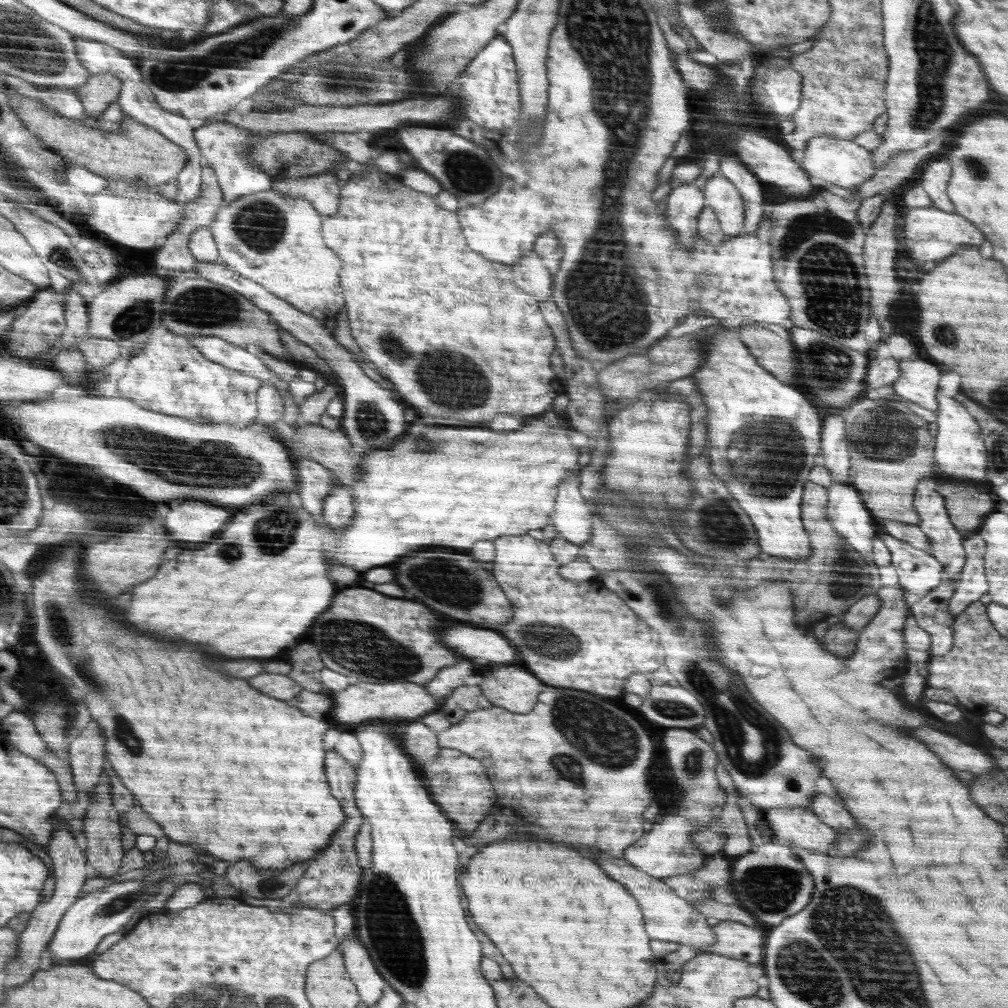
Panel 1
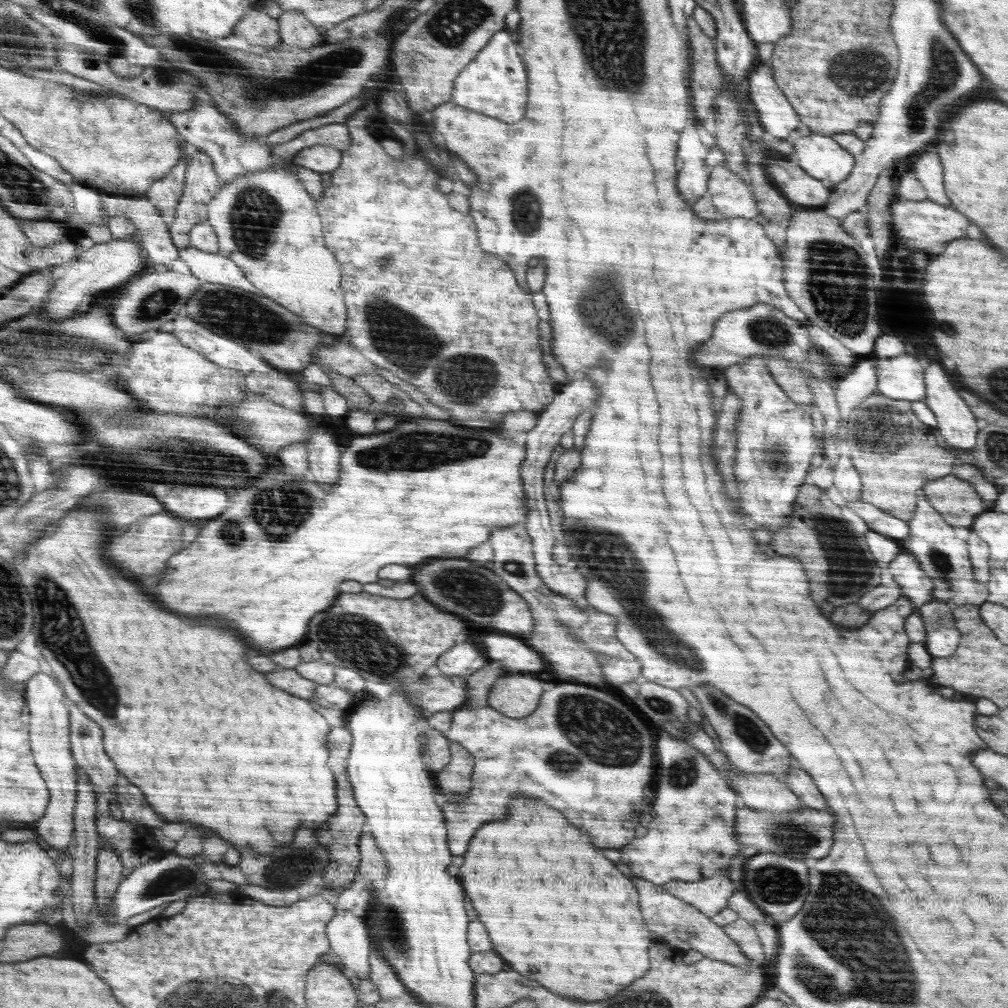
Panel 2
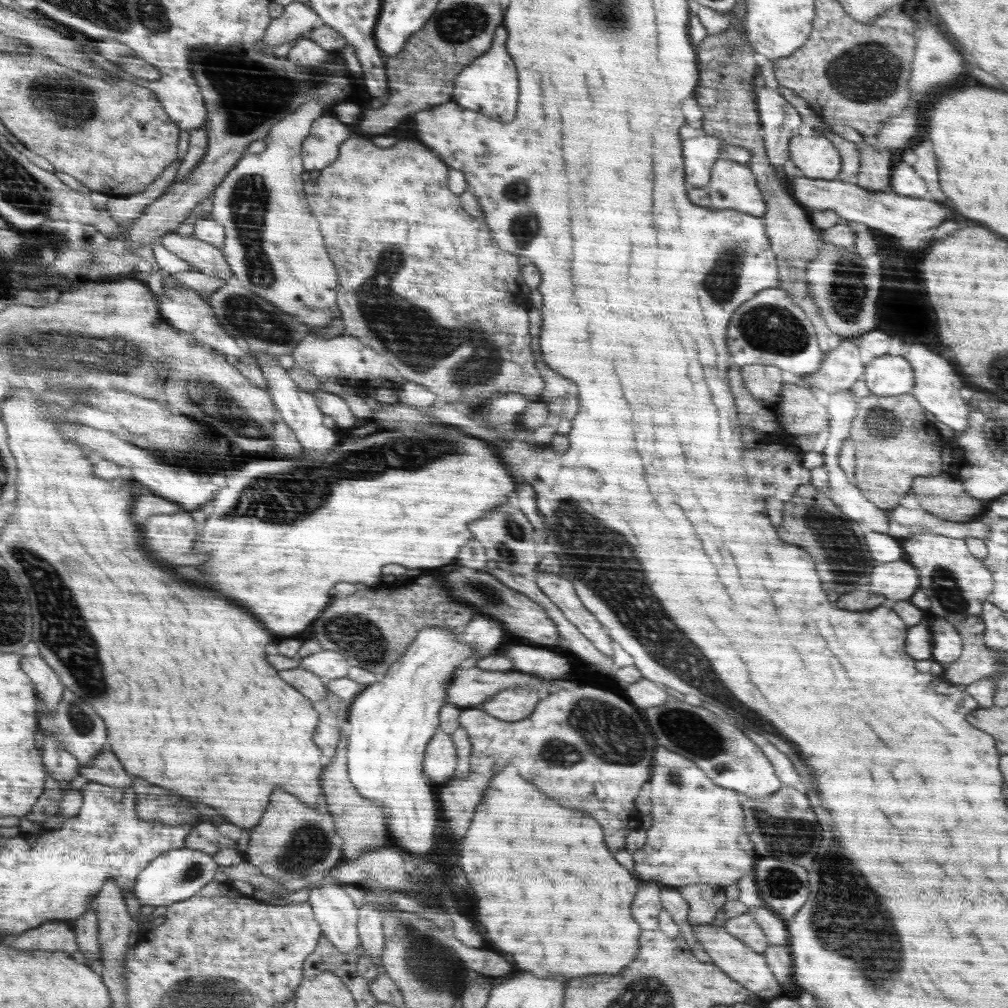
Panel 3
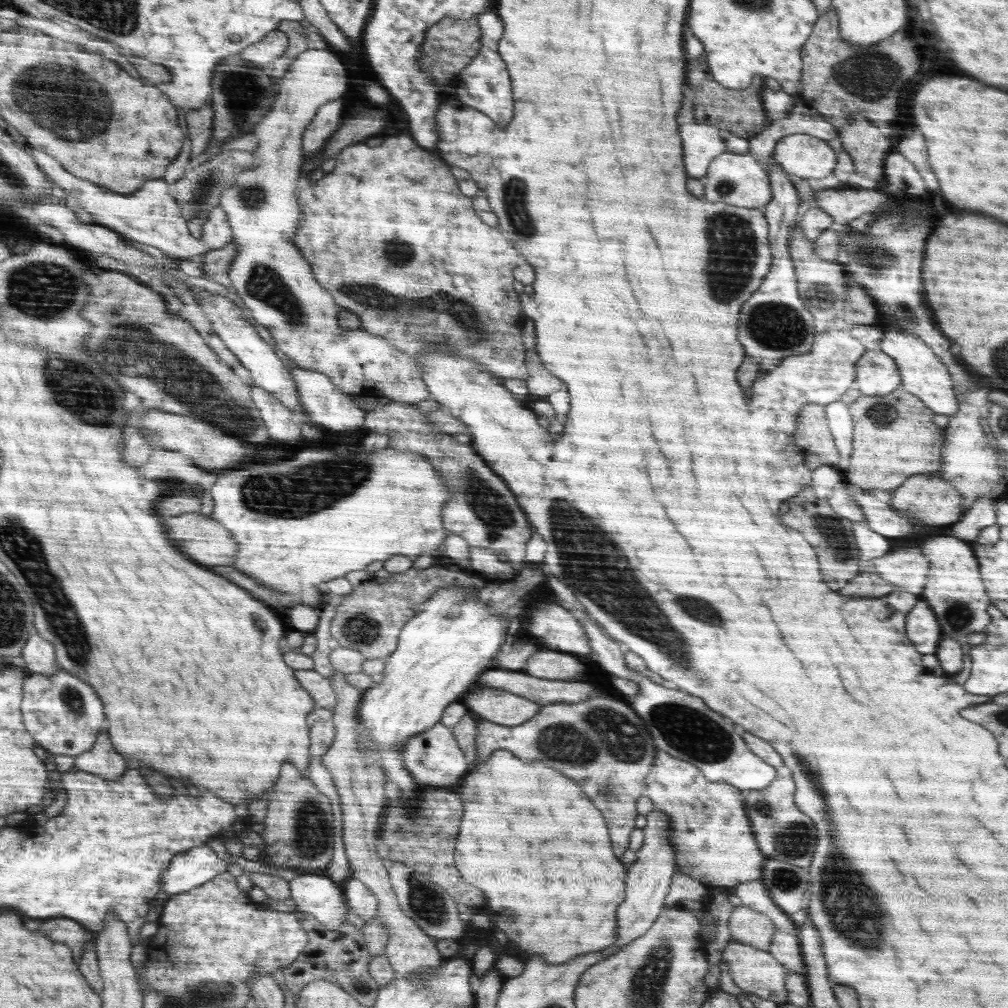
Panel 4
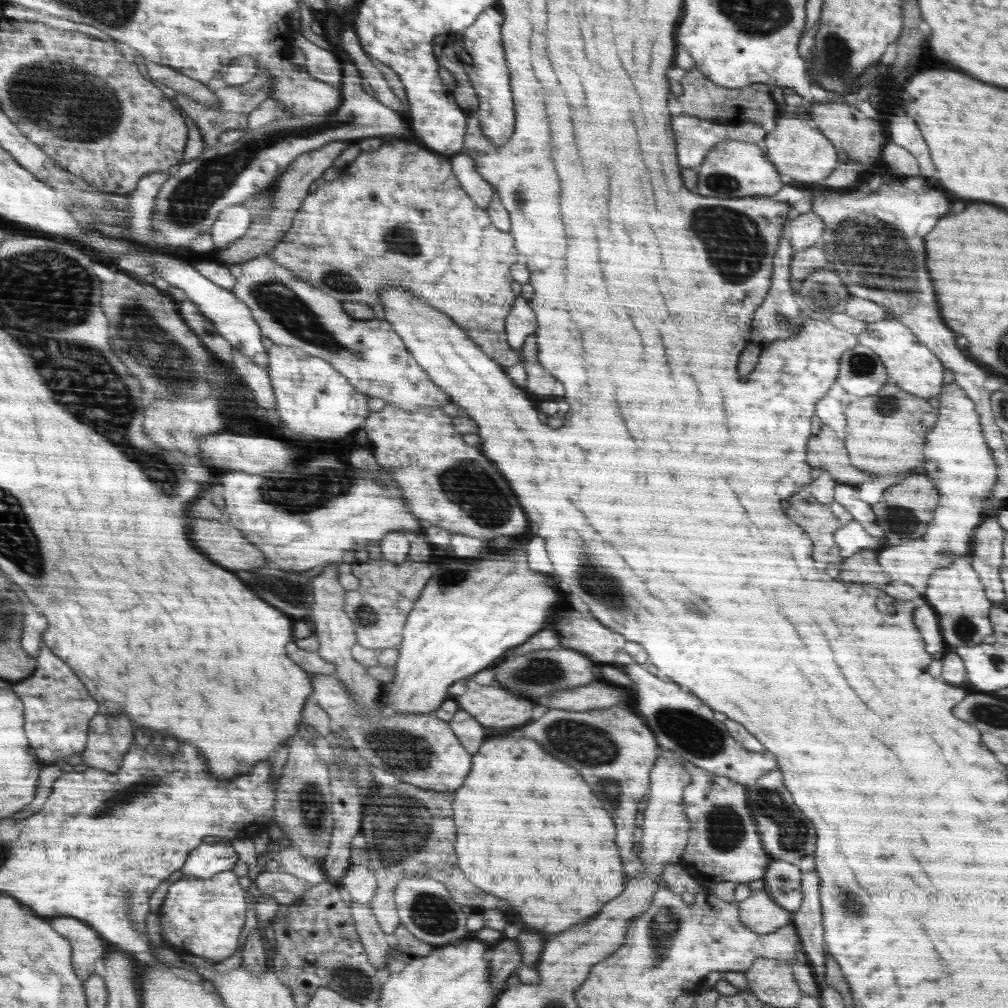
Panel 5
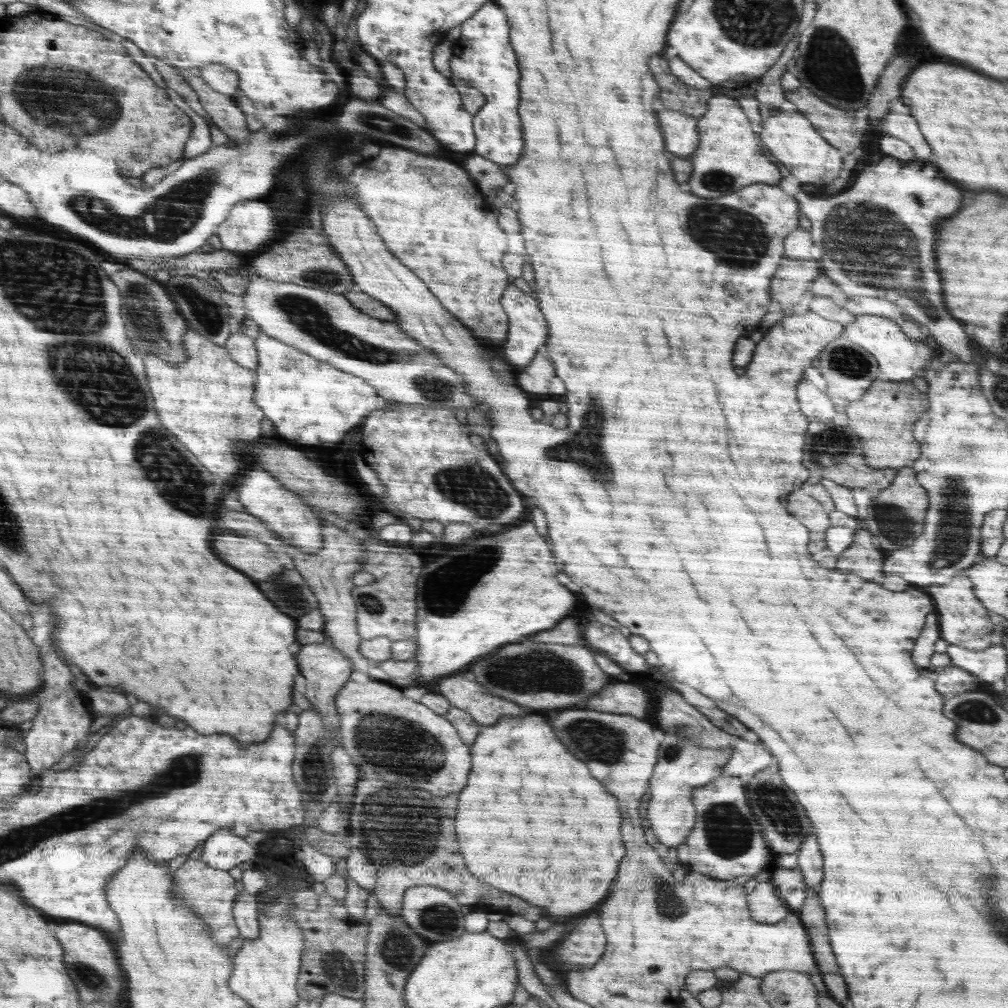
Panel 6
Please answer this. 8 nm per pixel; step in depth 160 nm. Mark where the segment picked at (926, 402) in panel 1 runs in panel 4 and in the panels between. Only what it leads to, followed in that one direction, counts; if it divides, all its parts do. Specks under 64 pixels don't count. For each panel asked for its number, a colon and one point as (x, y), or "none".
2: (901, 378)
3: (889, 375)
4: (876, 373)

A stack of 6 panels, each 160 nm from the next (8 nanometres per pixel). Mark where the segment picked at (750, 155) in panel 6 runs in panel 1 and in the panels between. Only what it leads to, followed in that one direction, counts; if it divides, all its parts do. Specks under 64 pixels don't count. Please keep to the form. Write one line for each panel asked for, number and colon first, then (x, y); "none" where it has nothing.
1: (723, 196)
2: (732, 196)
3: (734, 186)
4: (735, 179)
5: (733, 169)

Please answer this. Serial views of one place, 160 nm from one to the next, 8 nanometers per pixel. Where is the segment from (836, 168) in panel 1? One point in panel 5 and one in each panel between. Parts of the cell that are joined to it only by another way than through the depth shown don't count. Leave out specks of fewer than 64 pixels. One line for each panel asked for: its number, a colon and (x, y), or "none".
2: (821, 157)
3: (816, 157)
4: (803, 155)
5: (799, 149)

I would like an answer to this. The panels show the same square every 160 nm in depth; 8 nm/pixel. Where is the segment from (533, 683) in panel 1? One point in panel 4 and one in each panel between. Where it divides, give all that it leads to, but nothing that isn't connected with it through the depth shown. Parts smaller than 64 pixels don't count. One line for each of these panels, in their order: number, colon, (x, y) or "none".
2: (517, 696)
3: (510, 705)
4: (497, 706)

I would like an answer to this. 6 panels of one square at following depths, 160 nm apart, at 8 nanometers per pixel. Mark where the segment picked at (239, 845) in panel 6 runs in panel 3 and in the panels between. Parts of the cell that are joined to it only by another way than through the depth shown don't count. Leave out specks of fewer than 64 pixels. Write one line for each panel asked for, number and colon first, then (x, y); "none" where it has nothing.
3: (179, 874)
4: (188, 870)
5: (209, 859)

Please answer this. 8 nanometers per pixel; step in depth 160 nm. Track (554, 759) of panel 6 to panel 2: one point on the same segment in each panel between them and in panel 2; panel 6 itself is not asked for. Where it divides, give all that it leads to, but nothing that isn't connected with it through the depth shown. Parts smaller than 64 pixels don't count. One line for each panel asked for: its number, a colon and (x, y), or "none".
2: (553, 905)
3: (558, 892)
4: (539, 848)
5: (531, 831)

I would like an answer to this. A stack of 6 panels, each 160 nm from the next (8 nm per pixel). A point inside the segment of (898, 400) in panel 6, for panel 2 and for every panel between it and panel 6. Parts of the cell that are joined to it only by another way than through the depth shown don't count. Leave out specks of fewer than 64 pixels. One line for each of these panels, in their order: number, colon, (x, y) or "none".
2: (895, 453)
3: (885, 467)
4: (894, 436)
5: (884, 433)

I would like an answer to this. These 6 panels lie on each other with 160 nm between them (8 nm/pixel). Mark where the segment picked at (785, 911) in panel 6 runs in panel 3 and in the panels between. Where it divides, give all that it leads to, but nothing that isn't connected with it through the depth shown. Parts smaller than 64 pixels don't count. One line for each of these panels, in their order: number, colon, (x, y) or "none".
3: (744, 927)
4: (746, 925)
5: (759, 912)

